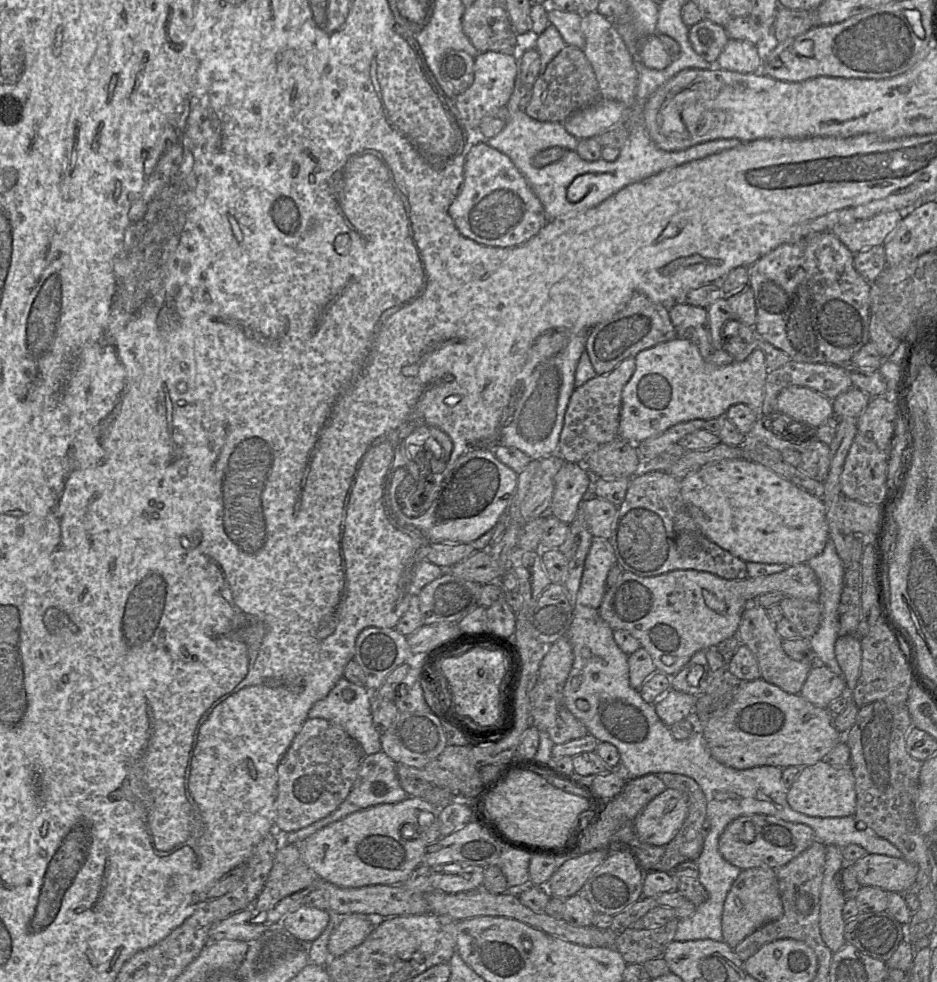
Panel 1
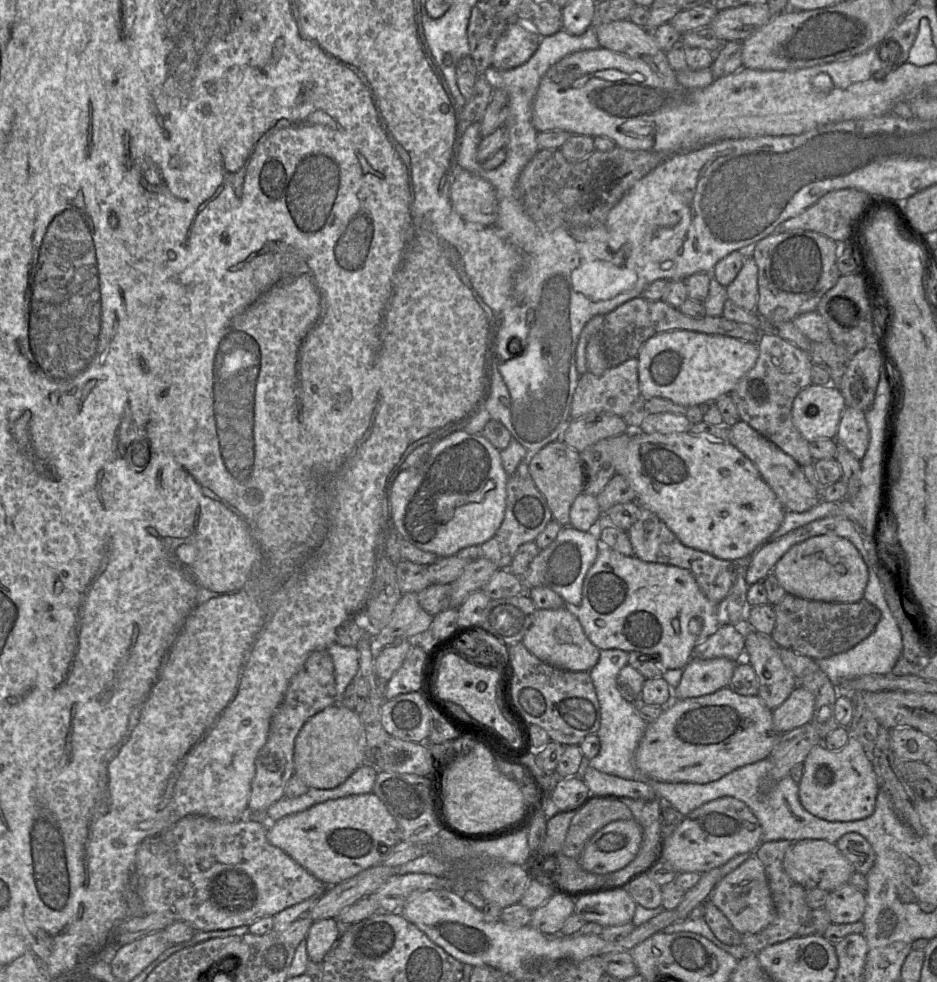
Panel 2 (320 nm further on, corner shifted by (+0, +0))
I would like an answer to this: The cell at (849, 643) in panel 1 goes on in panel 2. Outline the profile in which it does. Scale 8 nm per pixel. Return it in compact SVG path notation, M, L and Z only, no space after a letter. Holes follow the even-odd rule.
M850 736L840 751L829 751L822 743L815 745L803 767L799 800L813 816L830 822L850 822L865 819L874 812L880 789L879 778L870 756L855 737Z

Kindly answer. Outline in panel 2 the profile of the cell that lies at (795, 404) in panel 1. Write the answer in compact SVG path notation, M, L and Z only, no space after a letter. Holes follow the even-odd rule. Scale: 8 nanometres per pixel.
M811 384L801 390L793 401L793 423L808 442L820 438L835 439L846 407L837 386Z

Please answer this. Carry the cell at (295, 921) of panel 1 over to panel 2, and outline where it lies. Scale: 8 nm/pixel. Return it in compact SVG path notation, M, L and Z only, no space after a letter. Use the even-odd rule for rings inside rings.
M337 919L314 921L305 937L308 958L313 963L322 963L327 953L337 942L342 931Z

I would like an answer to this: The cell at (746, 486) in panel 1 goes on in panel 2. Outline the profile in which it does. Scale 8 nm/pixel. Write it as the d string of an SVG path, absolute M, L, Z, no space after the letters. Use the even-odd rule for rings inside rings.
M628 430L625 434L629 434L631 437L625 449L619 450L614 459L616 474L624 476L629 481L636 493L636 502L639 506L656 514L685 546L708 553L718 559L744 562L766 543L782 524L786 511L775 493L762 479L756 466L730 442L714 440L711 437L695 436L690 432L646 434L640 430Z

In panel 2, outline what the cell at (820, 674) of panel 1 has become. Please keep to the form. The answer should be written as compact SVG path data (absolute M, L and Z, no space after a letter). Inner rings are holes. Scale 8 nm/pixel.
M797 685L789 697L772 711L774 731L784 734L810 723L814 707L813 694L806 688Z

